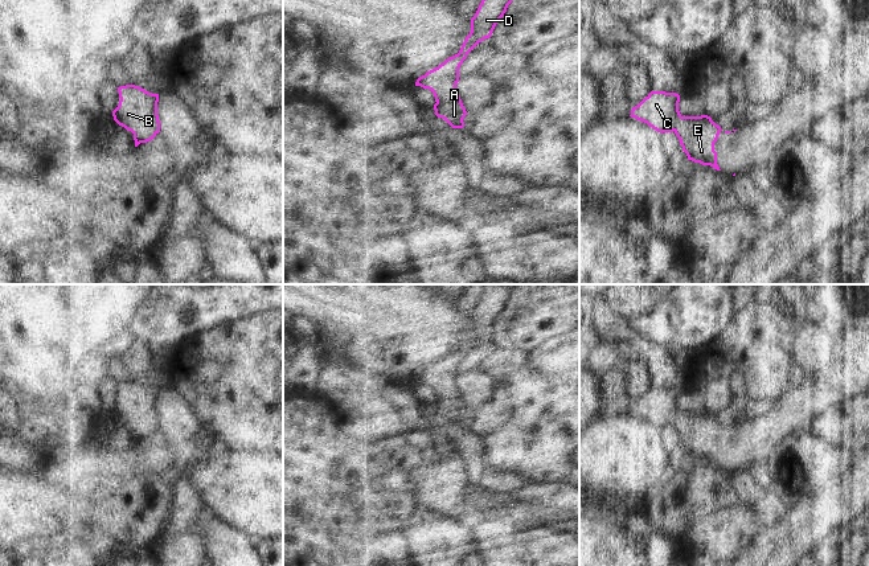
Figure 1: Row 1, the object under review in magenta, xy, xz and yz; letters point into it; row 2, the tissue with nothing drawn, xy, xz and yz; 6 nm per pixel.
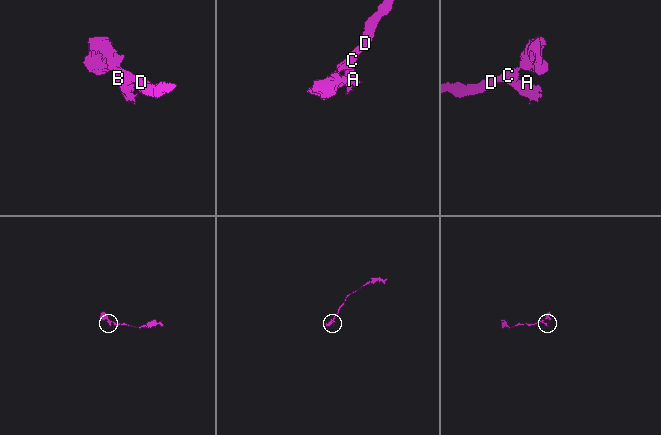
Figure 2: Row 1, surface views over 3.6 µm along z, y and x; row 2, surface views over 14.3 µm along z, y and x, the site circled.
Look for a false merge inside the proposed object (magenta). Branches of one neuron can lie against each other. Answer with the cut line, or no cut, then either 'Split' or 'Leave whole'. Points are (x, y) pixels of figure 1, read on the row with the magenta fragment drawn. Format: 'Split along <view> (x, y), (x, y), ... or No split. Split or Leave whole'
No split. Leave whole.

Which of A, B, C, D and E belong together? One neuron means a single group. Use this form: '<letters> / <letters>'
A B C D E

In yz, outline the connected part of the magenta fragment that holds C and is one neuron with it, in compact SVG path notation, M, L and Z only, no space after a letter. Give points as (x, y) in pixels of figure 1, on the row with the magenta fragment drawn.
M651 91L632 107L630 116L647 123L657 132L675 132L688 160L721 171L714 151L721 127L708 115L683 116L679 102L680 95L676 93Z

